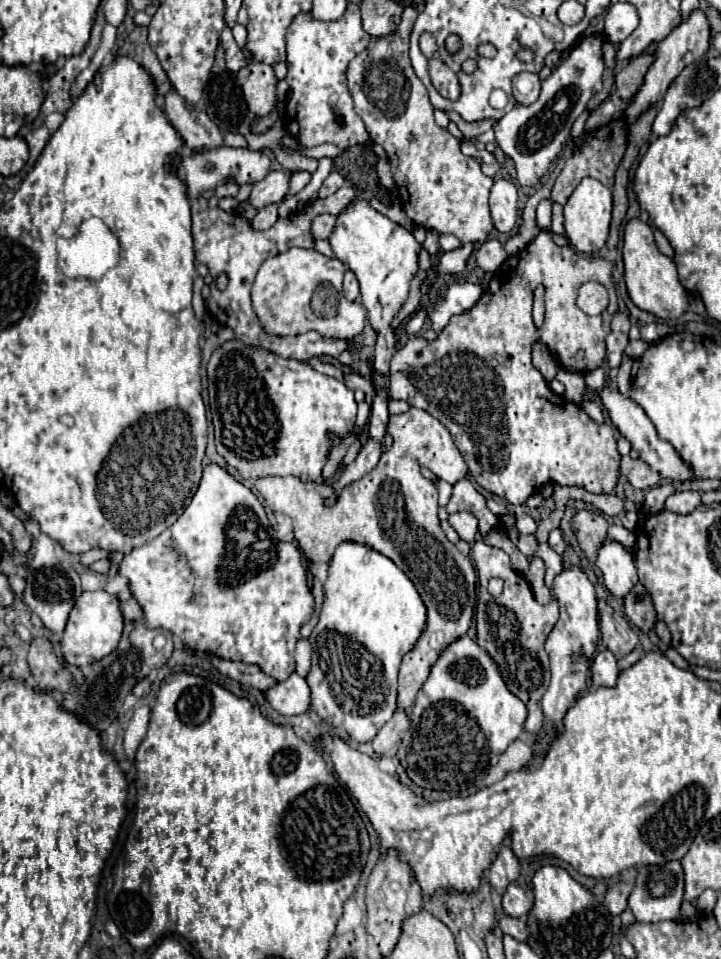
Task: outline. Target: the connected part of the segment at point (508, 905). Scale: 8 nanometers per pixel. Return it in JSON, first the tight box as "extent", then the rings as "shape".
{"extent":[502,884,532,918],"shape":[[[510,884],[502,896],[502,908],[512,918],[526,918],[532,908],[532,900],[518,884]]]}

